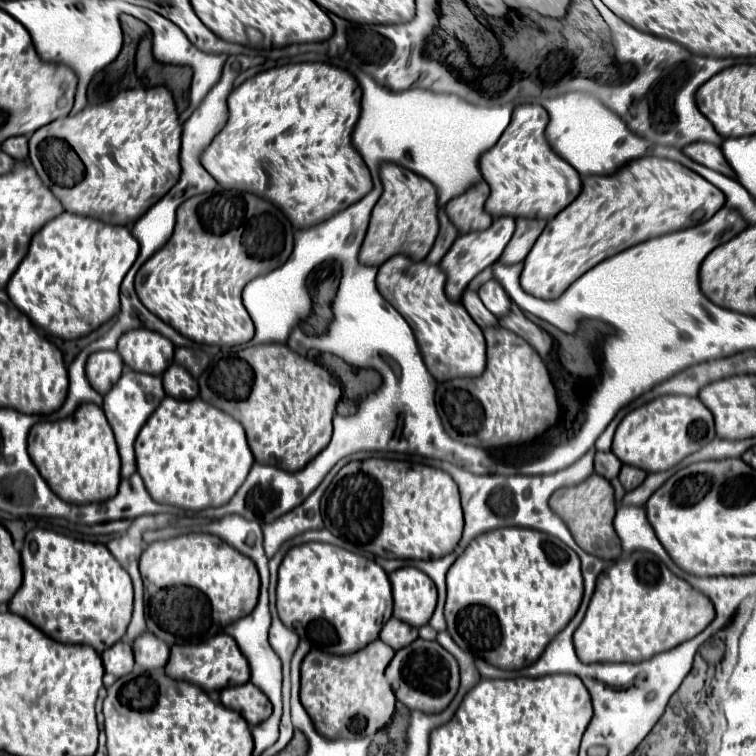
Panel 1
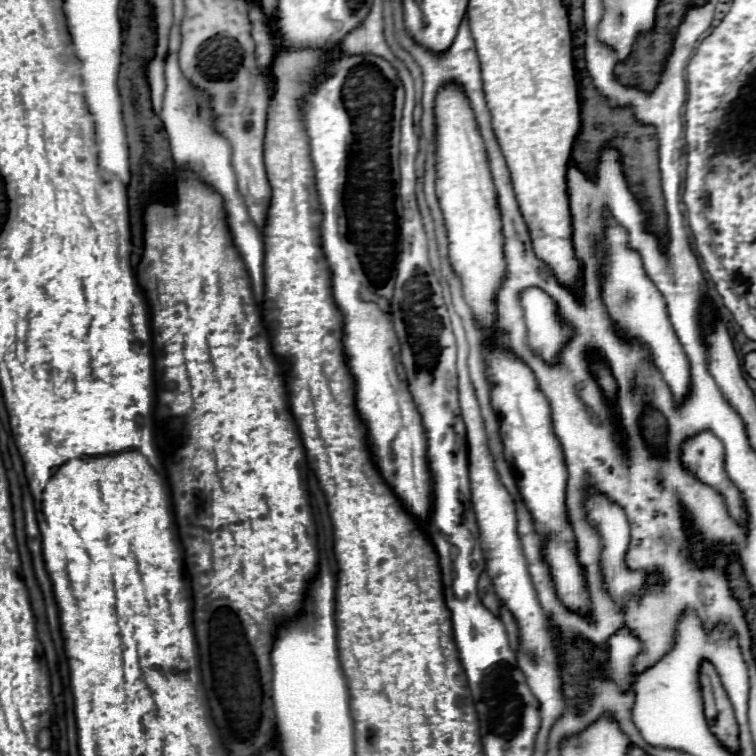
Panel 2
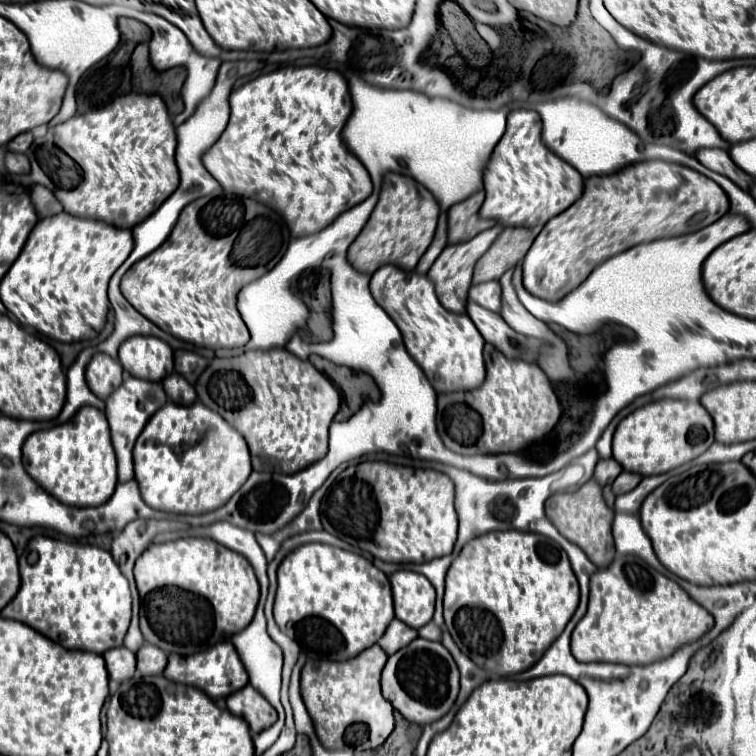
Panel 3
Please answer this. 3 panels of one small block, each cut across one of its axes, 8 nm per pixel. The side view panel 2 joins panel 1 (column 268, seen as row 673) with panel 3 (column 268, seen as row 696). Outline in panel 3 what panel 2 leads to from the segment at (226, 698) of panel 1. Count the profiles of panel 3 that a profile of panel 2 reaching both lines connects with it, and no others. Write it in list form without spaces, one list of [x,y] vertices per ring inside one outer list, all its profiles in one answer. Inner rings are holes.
[[[246,684],[246,688],[230,694],[226,698],[226,704],[228,704],[228,710],[234,712],[234,716],[246,720],[246,724],[250,726],[250,730],[254,734],[270,728],[278,718],[276,710],[270,706],[270,702],[260,692],[256,692],[250,684]]]

